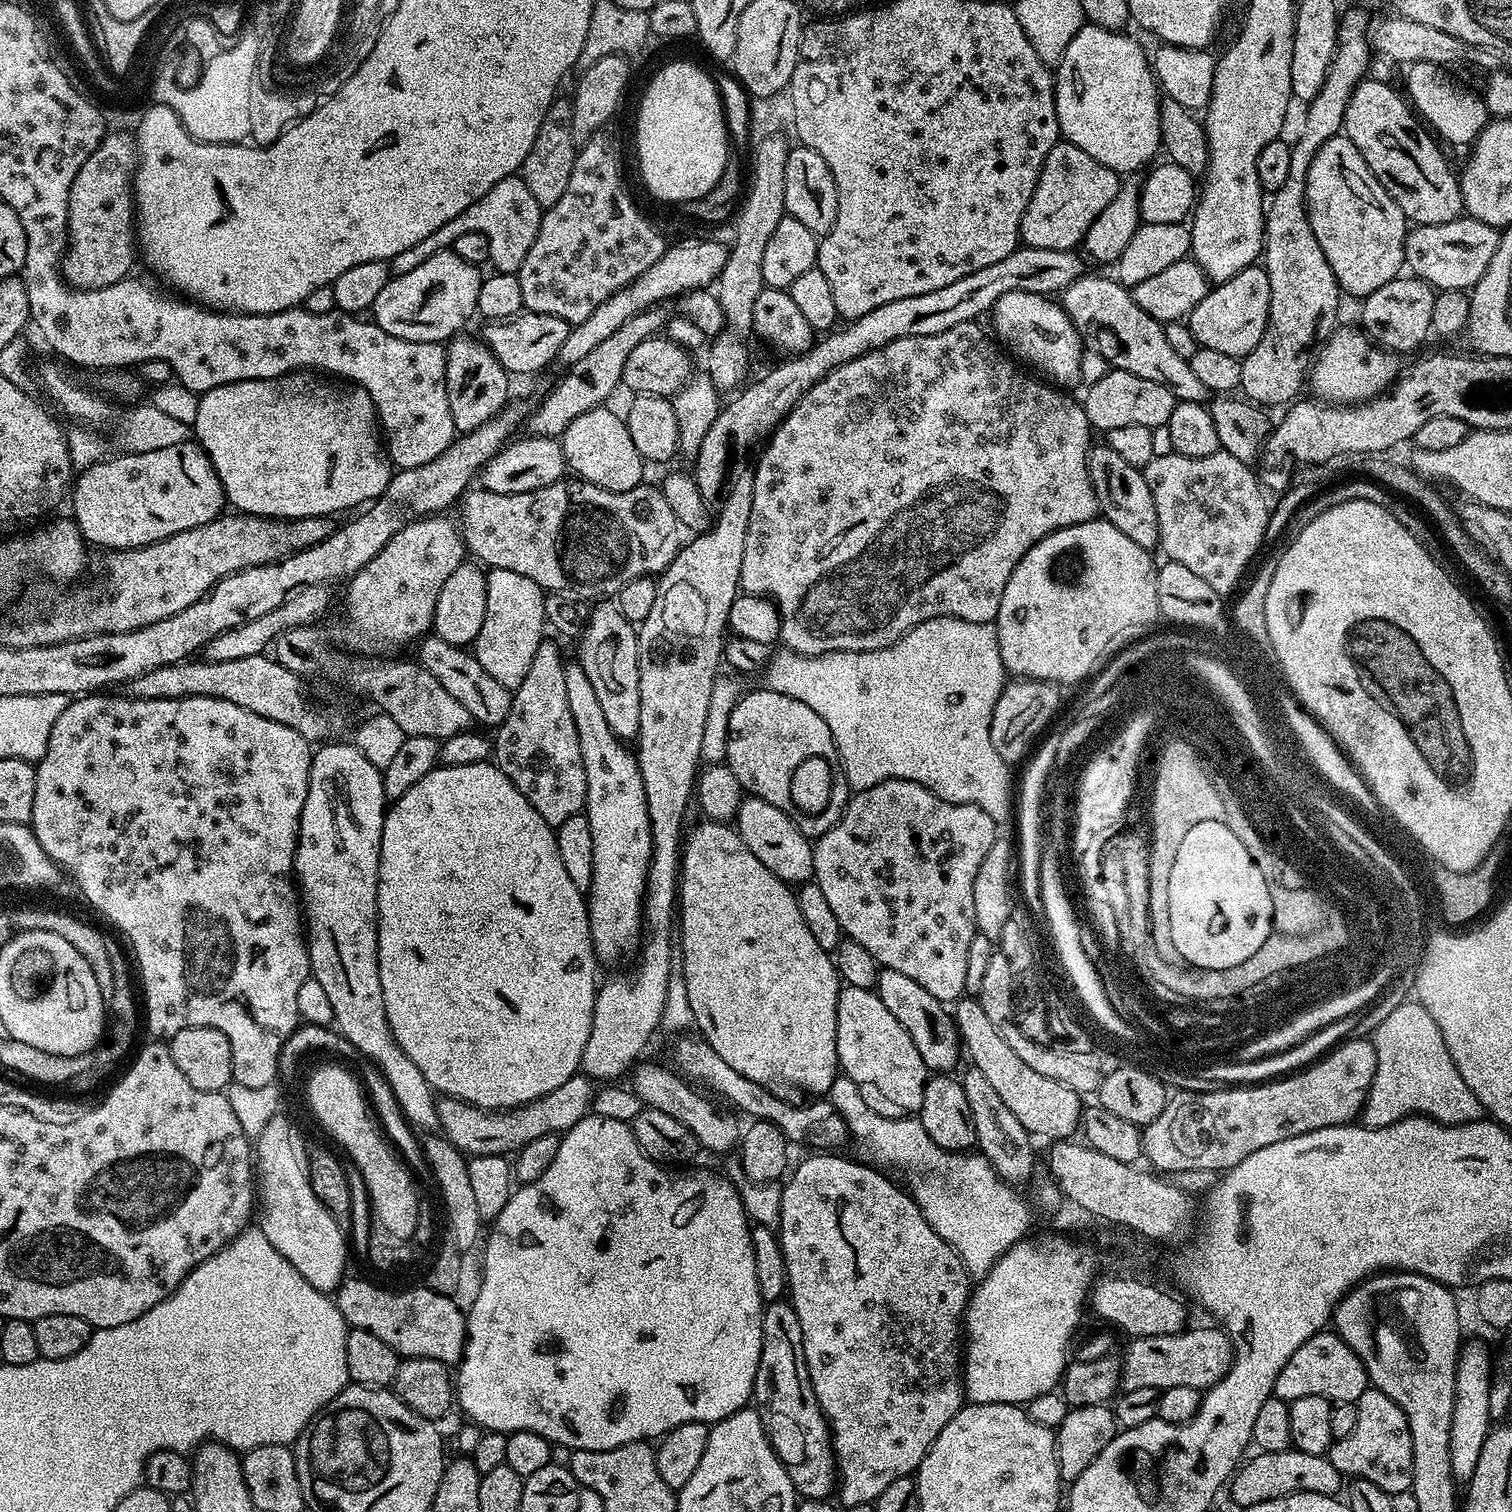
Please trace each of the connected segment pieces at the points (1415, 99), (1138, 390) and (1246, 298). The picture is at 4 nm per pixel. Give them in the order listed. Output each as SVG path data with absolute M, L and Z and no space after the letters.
M1419 60L1417 64L1411 65L1407 72L1407 99L1410 101L1411 107L1422 117L1423 123L1441 141L1449 140L1452 144L1468 146L1478 139L1481 130L1486 127L1490 119L1483 95L1476 93L1475 96L1470 89L1455 84L1444 73L1447 71L1441 65L1431 64L1428 60Z
M1108 370L1101 380L1096 380L1082 396L1084 413L1093 429L1106 434L1118 426L1146 426L1156 430L1167 425L1174 406L1178 403L1175 396L1158 382L1150 382L1150 378L1138 378L1129 372Z
M1260 266L1244 268L1238 274L1234 274L1234 278L1209 290L1206 298L1202 298L1202 302L1198 302L1198 306L1194 306L1194 310L1186 317L1186 323L1202 348L1219 350L1222 354L1243 358L1254 350L1259 339L1262 338L1263 331L1266 330L1270 296L1270 280L1264 268Z

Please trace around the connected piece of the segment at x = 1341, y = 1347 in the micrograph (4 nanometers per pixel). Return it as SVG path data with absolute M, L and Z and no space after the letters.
M1335 1331L1315 1332L1282 1366L1274 1382L1272 1396L1278 1400L1293 1401L1298 1398L1326 1398L1333 1404L1355 1404L1360 1396L1370 1387L1368 1375L1362 1362L1350 1346Z

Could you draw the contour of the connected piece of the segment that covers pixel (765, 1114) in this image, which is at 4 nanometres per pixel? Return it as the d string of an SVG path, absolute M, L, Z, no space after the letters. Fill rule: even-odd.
M684 1034L675 1042L677 1044L674 1068L684 1080L695 1082L697 1085L705 1084L709 1093L717 1092L718 1095L725 1096L733 1105L728 1104L737 1113L745 1112L752 1120L768 1120L778 1126L778 1130L782 1130L784 1137L793 1145L805 1144L808 1150L840 1150L843 1149L840 1147L850 1140L842 1114L838 1114L838 1110L827 1099L816 1098L808 1102L812 1104L787 1104L784 1101L787 1099L773 1089L758 1086L758 1082L750 1082L750 1078L742 1078L742 1074L733 1070L723 1058L718 1058L718 1054L714 1054L712 1047L699 1035Z

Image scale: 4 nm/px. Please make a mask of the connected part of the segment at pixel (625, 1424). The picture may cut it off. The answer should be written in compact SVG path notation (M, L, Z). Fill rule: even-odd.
M589 1114L584 1116L571 1130L560 1136L558 1154L554 1154L554 1162L538 1178L529 1184L521 1184L512 1193L512 1197L502 1206L502 1210L496 1215L496 1219L491 1221L489 1230L486 1232L486 1239L483 1241L484 1248L484 1269L480 1272L480 1289L476 1292L476 1297L472 1300L472 1309L469 1307L466 1312L468 1322L468 1336L464 1339L464 1357L454 1368L454 1400L465 1412L467 1419L483 1429L485 1433L521 1432L530 1430L534 1434L542 1434L549 1444L561 1444L570 1449L581 1448L582 1450L610 1450L623 1444L629 1444L635 1440L645 1442L655 1441L663 1438L668 1433L673 1432L678 1426L698 1422L709 1426L717 1424L719 1420L724 1420L730 1414L734 1414L739 1408L745 1407L753 1399L752 1387L758 1374L758 1362L762 1354L762 1326L764 1325L764 1309L766 1303L759 1296L758 1277L755 1274L754 1246L751 1244L752 1228L748 1214L744 1212L743 1200L735 1184L727 1175L715 1176L712 1172L682 1172L686 1170L669 1170L652 1161L650 1157L643 1153L635 1140L635 1134L631 1127L622 1122L613 1120L603 1120L601 1116Z

